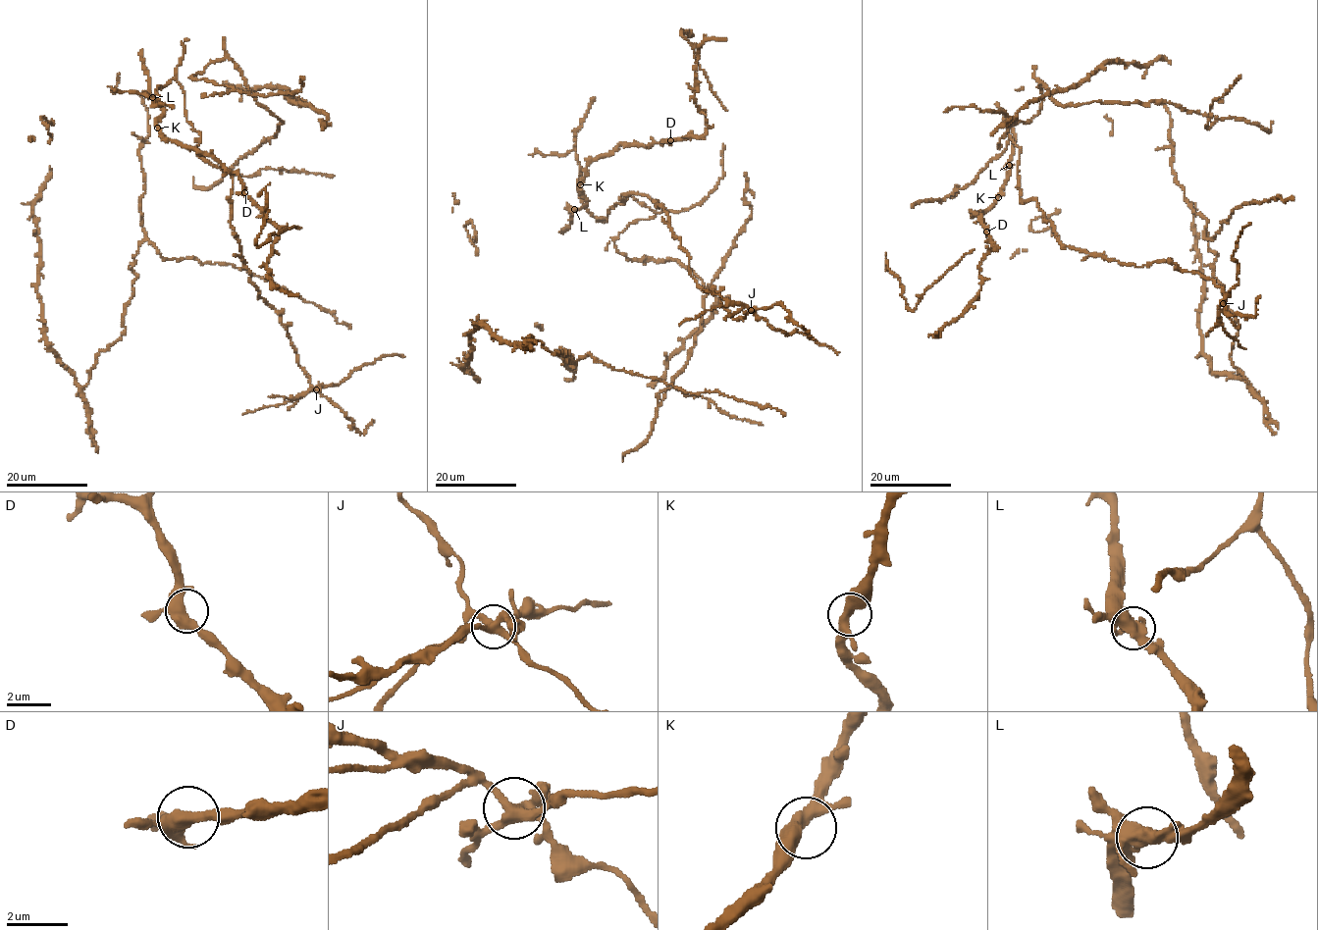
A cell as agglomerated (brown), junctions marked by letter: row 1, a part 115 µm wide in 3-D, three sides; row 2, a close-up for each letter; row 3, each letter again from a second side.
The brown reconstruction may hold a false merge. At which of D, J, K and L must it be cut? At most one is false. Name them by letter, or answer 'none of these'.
J

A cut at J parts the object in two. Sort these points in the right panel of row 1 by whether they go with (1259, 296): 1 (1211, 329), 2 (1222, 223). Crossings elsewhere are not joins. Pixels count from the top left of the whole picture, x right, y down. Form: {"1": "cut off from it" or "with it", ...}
{"1": "cut off from it", "2": "with it"}

